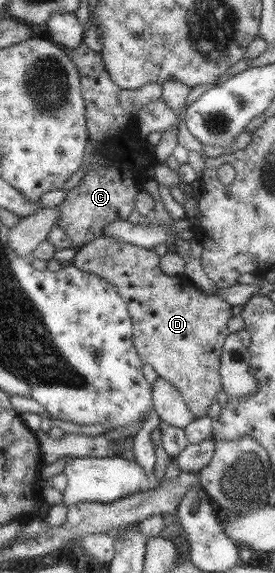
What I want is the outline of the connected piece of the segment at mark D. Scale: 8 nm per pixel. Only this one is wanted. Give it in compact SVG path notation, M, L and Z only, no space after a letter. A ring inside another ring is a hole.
M100 236L76 249L72 265L86 272L94 273L108 281L120 297L128 304L134 325L134 344L139 357L156 372L157 377L173 385L182 396L195 418L206 416L208 405L221 389L218 363L224 338L229 334L226 321L230 319L230 305L213 294L200 293L190 287L186 281L180 281L176 275L169 276L161 272L159 257L152 250L139 248L111 237Z

